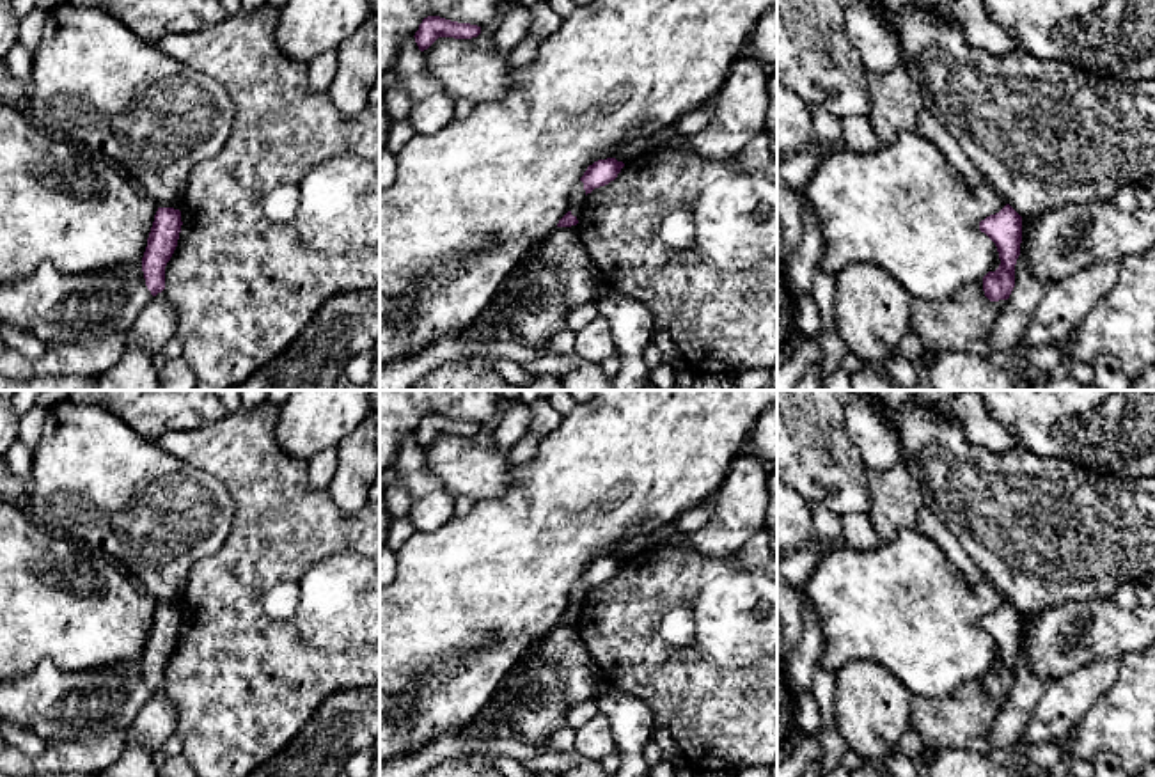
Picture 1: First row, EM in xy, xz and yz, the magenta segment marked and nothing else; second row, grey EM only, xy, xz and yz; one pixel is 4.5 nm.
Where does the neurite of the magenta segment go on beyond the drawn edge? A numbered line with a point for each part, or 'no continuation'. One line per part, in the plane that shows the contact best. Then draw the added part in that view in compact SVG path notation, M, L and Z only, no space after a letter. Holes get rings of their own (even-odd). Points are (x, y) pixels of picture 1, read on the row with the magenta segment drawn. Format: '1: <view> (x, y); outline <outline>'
no continuation

